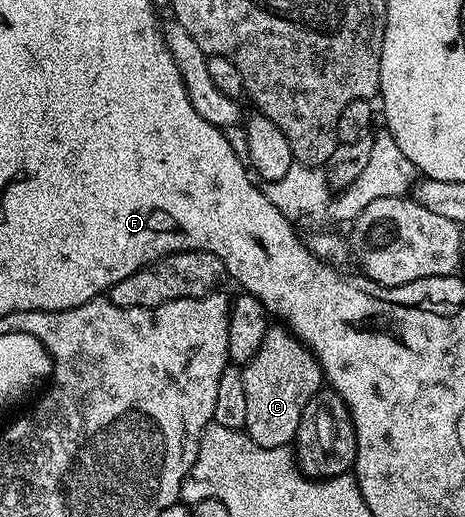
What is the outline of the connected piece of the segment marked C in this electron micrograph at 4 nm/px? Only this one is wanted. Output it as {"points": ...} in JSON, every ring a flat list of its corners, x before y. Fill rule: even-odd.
{"points":[[275,325,268,329,257,356,242,367,247,408,245,433,261,444,261,448,290,447,295,440,297,424,301,424,305,404,325,386,323,370,314,352,286,326]]}

